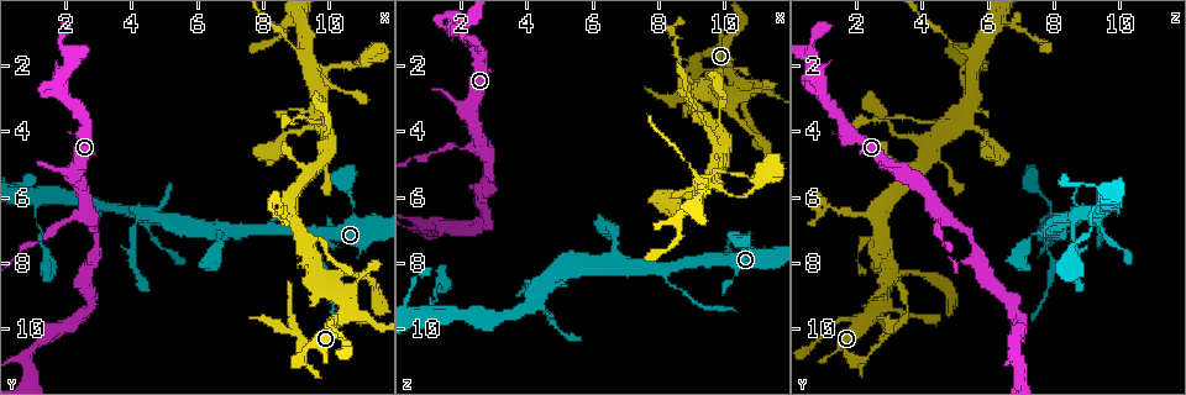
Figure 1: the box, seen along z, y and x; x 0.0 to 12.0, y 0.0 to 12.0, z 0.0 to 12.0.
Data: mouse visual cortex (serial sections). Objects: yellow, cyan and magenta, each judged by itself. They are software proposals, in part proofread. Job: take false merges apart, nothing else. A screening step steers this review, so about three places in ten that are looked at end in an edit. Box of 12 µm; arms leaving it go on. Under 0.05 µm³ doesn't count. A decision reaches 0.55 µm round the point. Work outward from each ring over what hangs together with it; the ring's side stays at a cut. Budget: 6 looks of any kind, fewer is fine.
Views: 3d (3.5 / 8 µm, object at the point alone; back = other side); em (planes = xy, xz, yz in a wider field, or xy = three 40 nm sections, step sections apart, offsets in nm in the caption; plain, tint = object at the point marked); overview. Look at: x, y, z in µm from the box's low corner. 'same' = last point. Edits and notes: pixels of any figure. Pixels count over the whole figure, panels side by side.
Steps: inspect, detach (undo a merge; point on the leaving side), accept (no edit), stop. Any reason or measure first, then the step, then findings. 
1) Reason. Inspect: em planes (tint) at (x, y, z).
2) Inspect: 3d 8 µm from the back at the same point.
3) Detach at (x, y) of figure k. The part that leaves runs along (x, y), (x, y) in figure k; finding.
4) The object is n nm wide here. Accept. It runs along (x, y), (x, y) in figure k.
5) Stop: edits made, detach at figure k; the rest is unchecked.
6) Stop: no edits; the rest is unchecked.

Three-way junction. Inspect: 3d 8 µm at (0.8, 11.0, 6.9).

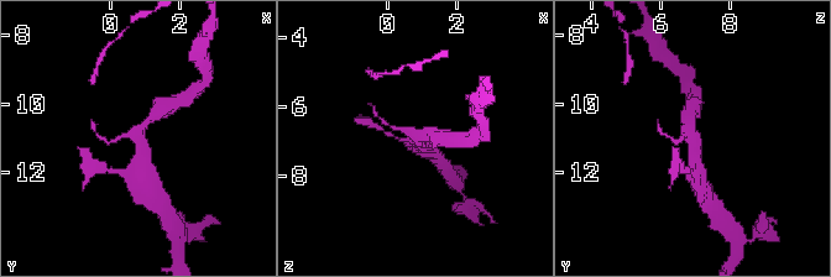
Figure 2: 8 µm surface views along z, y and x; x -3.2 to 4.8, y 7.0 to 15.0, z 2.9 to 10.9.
Need the tissue. Inspect: em xy step 3 (tint) at (0.8, 10.9, 6.8).

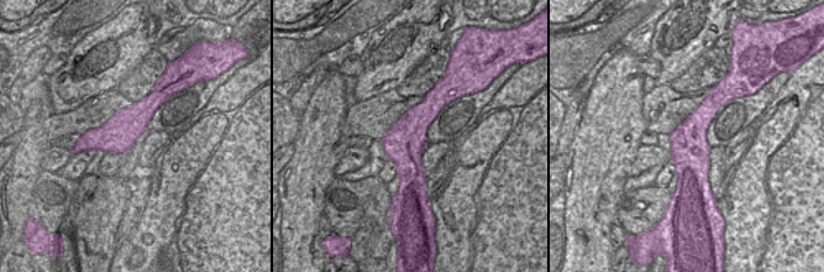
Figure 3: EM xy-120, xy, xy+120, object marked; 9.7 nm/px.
Accept. It runs along (435, 90), (408, 135), (403, 191) in figure 3; continuous, no second cell.

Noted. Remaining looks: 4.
Abrupt turn. Inspect: 3d 3.5 µm from the back at (9.1, 10.6, 2.6).

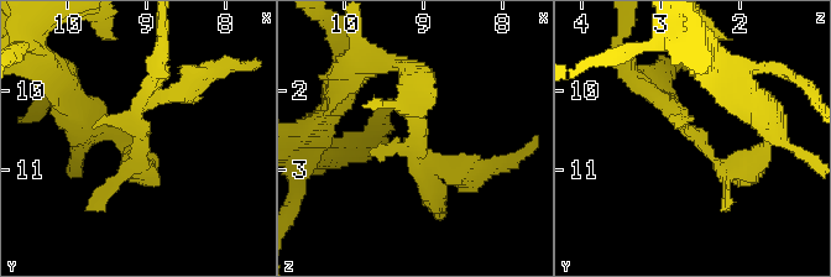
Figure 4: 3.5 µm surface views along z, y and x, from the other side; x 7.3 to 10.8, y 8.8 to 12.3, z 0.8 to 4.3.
Need the tissue. Inspect: em xy step 1 (tint) at (9.10, 10.60, 2.55).

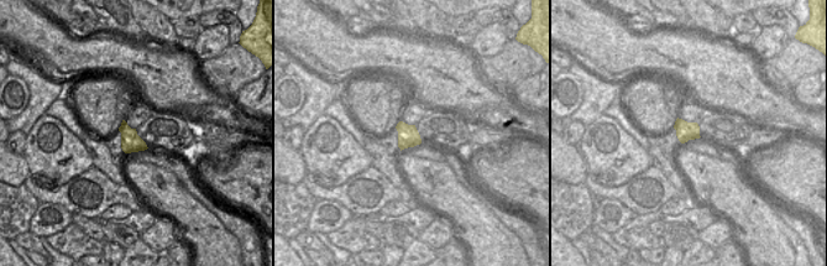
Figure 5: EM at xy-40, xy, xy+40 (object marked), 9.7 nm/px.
Detach at (458, 167) of figure 4. A second cell is stuck on.

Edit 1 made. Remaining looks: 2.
Sharp bend. Inspect: 3d 3.5 µm at (10.5, 9.1, 2.7).

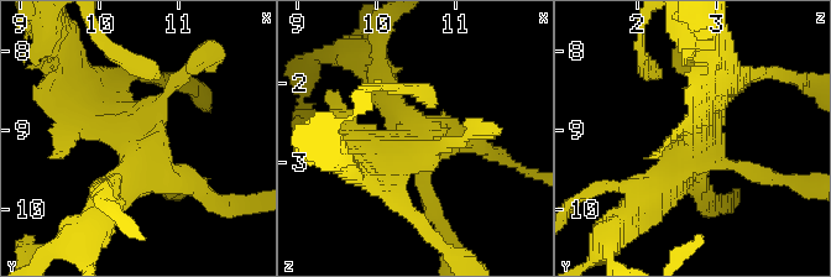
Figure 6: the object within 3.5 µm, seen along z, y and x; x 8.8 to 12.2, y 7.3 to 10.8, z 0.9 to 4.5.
Now the EM. Inspect: em planes (tint) at (10.40, 9.15, 2.80).

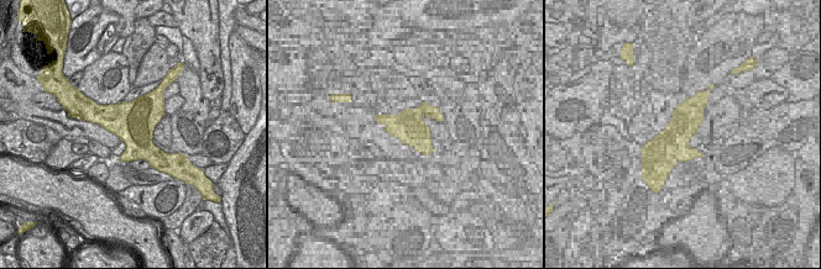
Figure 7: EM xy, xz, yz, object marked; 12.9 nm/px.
Accept. It runs along (648, 194), (699, 141), (714, 92) in figure 6; one cell here.

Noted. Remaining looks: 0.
Stop: edits made, detach at figure 4; the rest is unchecked.

